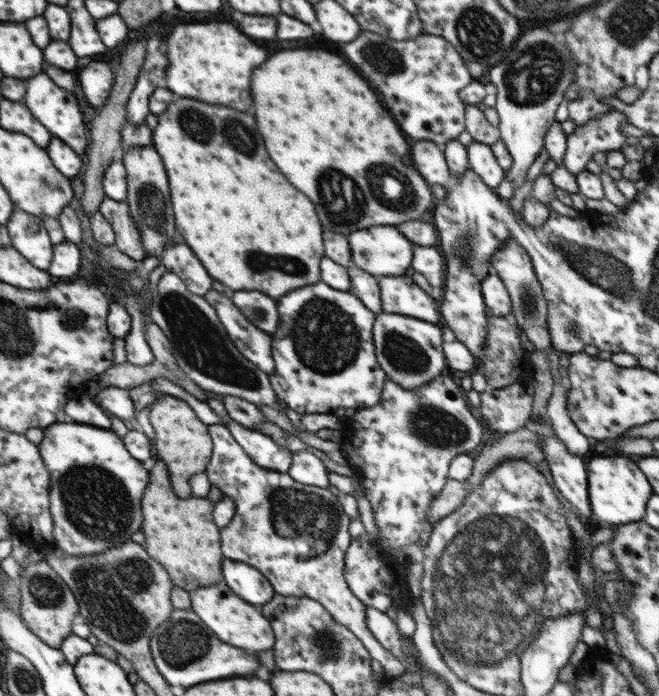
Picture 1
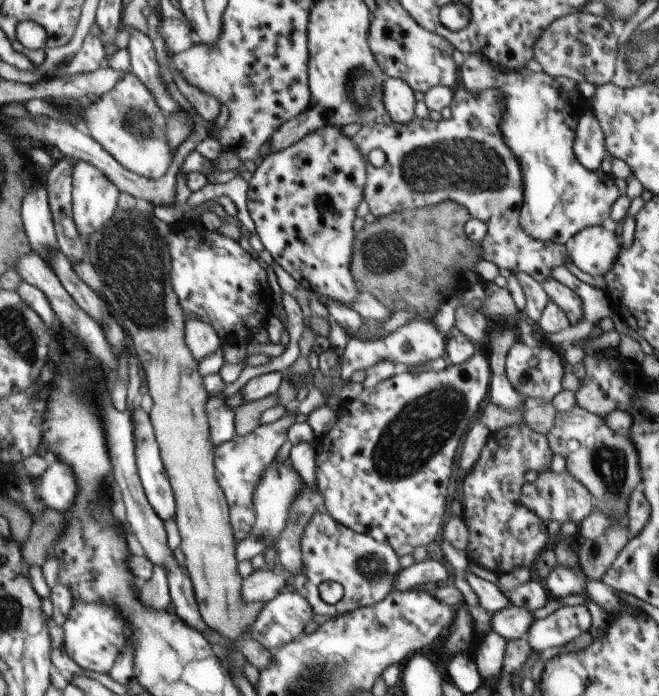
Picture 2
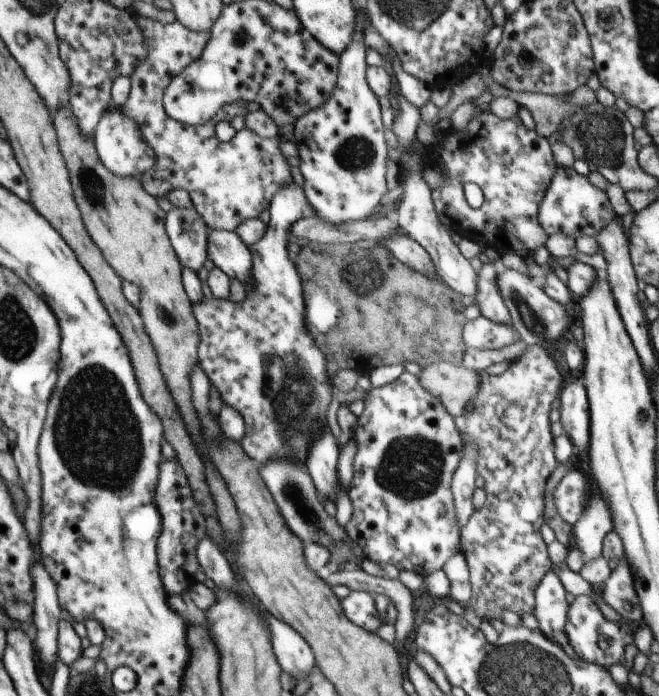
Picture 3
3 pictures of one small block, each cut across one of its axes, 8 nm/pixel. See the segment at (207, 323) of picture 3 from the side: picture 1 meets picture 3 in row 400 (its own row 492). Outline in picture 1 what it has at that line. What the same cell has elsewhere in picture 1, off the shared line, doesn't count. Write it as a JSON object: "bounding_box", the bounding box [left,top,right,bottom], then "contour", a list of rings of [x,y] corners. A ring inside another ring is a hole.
{"bounding_box":[205,423,405,677],"contour":[[[222,423],[210,424],[207,429],[213,440],[213,453],[205,473],[209,481],[220,488],[224,495],[233,498],[237,506],[232,520],[220,532],[222,554],[229,560],[244,562],[256,568],[270,582],[275,593],[281,596],[316,600],[324,606],[335,622],[346,626],[348,631],[362,641],[371,658],[380,662],[386,677],[400,677],[405,674],[405,663],[386,650],[371,634],[365,620],[367,606],[362,605],[361,601],[352,594],[344,579],[344,559],[352,538],[348,533],[351,518],[344,513],[340,498],[332,494],[330,489],[300,484],[287,472],[261,467],[244,452]]]}

